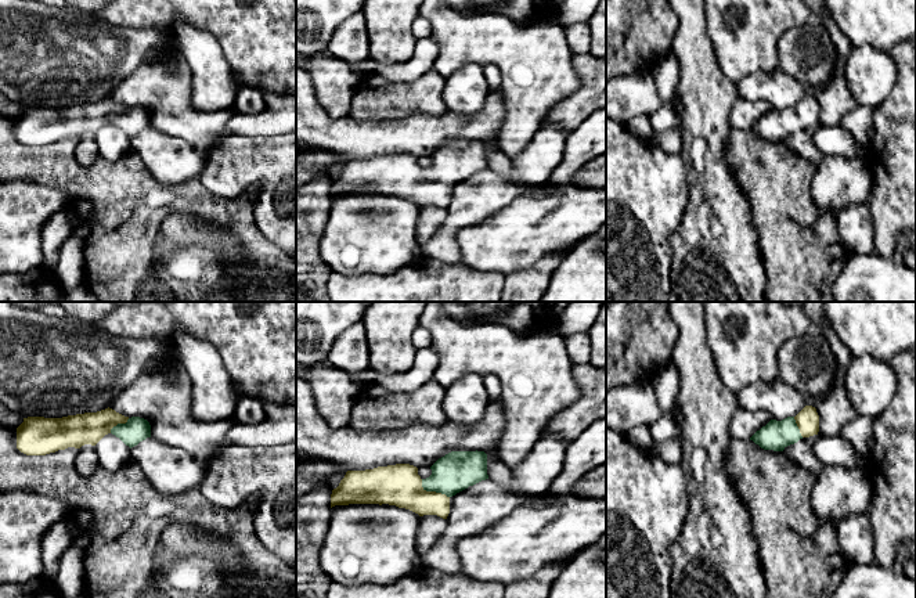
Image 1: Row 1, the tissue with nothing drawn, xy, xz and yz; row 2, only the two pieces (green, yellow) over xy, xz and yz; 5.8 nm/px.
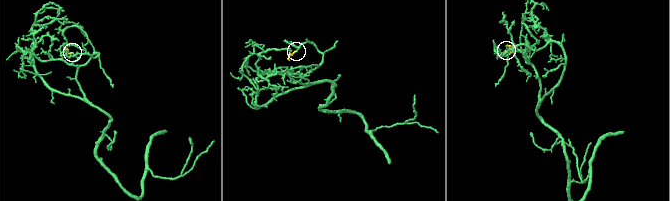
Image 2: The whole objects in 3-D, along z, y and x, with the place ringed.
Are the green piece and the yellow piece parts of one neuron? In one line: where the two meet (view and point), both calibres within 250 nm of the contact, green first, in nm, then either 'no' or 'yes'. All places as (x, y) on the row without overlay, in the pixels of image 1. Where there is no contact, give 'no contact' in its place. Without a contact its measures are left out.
xz (432, 180) | 220/240 nm | yes

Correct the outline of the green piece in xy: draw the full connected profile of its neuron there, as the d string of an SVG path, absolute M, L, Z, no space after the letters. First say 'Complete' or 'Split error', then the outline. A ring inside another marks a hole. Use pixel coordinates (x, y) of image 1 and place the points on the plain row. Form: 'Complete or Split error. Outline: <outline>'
Split error. Outline: M109 97L62 108L28 107L17 118L17 138L26 145L46 145L68 137L95 136L108 123L131 138L151 127L151 115Z

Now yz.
Split error. Outline: M805 96L796 107L787 107L782 111L771 109L750 130L764 140L783 141L787 136L803 127L818 125L818 122L819 105L816 98Z

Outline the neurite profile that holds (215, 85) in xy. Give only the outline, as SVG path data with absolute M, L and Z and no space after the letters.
M180 22L174 28L174 48L190 65L192 108L202 112L234 108L237 93L245 86L227 62L216 37Z

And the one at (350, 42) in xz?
M363 11L353 14L338 26L325 53L347 64L369 60L369 36Z

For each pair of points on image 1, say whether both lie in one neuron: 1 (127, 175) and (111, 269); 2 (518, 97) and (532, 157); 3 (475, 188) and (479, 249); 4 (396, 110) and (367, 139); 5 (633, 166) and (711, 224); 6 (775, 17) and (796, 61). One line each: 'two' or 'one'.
1: one
2: two
3: two
4: two
5: two
6: two

